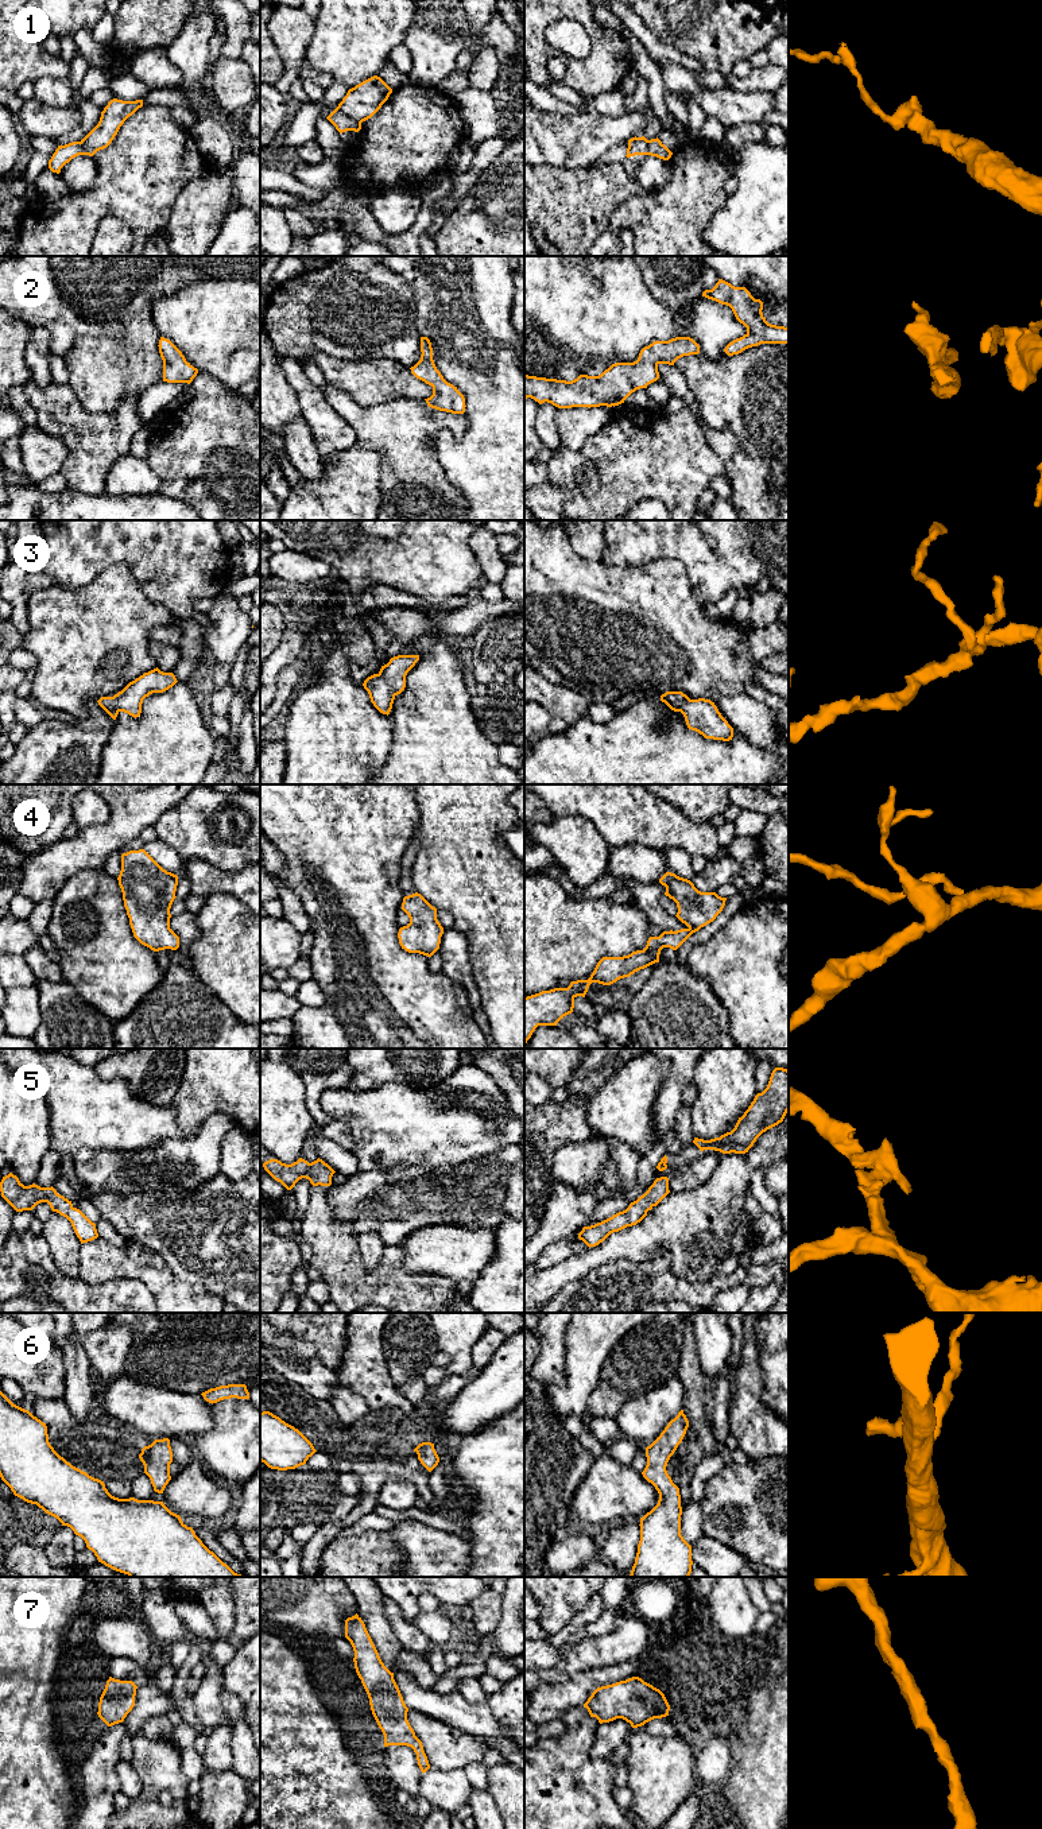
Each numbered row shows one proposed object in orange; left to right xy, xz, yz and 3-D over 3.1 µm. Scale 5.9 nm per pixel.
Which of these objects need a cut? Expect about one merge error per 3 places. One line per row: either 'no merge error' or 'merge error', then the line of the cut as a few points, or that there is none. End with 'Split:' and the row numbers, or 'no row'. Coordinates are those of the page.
1: merge error | xz (336, 108), (360, 123)
2: no merge error | no cut
3: no merge error | no cut
4: no merge error | no cut
5: no merge error | no cut
6: no merge error | no cut
7: no merge error | no cut
Split: 1

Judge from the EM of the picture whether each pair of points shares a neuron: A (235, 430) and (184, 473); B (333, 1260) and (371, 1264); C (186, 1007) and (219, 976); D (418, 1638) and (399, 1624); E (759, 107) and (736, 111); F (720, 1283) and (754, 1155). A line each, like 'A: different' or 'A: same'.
A: same
B: different
C: different
D: same
E: same
F: different

